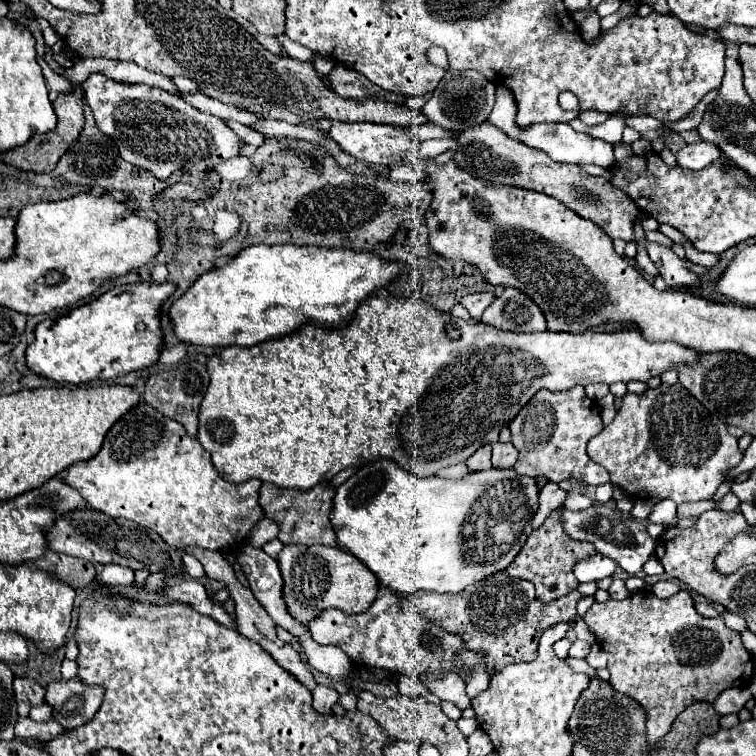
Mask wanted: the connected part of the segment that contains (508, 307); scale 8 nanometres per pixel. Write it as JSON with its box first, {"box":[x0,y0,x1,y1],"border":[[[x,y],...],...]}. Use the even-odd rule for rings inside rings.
{"box":[483,287,547,333],"border":[[[507,287],[499,297],[495,297],[495,301],[483,313],[483,323],[515,333],[547,329],[539,307],[525,293],[513,287]]]}

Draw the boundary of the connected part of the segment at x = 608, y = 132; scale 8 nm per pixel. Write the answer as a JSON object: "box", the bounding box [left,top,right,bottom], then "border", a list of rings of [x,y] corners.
{"box":[571,117,625,145],"border":[[[609,117],[609,119],[607,119],[605,123],[601,123],[601,125],[587,127],[587,125],[583,125],[583,121],[575,119],[575,121],[571,121],[571,127],[573,127],[575,131],[589,133],[591,137],[597,137],[597,139],[603,139],[603,141],[615,145],[615,143],[621,143],[621,133],[623,133],[625,121],[623,121],[623,117]]]}

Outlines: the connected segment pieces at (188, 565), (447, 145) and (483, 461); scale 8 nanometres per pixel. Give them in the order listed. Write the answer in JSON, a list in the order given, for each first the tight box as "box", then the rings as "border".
[{"box":[181,552,205,580],"border":[[[181,552],[181,558],[185,565],[185,571],[190,577],[200,580],[205,576],[202,564],[193,555]]]},{"box":[419,139,457,159],"border":[[[431,139],[431,141],[421,143],[419,155],[421,155],[421,159],[425,159],[425,157],[437,157],[445,151],[455,151],[455,149],[457,149],[455,139]]]},{"box":[467,445,491,471],"border":[[[483,445],[479,451],[475,451],[475,453],[467,459],[467,467],[469,467],[471,471],[491,469],[491,445]]]}]

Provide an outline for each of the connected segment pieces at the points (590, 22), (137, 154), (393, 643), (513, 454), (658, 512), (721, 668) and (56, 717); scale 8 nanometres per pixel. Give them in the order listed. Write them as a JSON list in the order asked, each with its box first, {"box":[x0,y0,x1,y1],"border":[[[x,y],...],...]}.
[{"box":[581,11,601,41],"border":[[[593,11],[589,13],[589,17],[585,19],[585,23],[581,25],[581,37],[587,41],[595,41],[595,37],[599,37],[601,27],[599,27],[599,15]]]},{"box":[81,73,243,179],"border":[[[93,73],[81,87],[97,127],[117,143],[121,157],[131,165],[155,173],[157,179],[167,179],[171,173],[177,173],[177,159],[181,159],[181,171],[205,173],[219,167],[225,159],[235,157],[243,145],[221,119],[193,109],[181,97],[159,87],[119,83],[103,73]]]},{"box":[309,593,493,699],"border":[[[379,593],[379,599],[359,615],[347,615],[337,609],[327,609],[319,619],[311,621],[309,631],[319,645],[341,647],[351,661],[357,665],[377,667],[393,675],[441,675],[441,673],[461,673],[465,671],[465,693],[475,699],[491,683],[493,673],[485,665],[485,653],[465,649],[463,639],[455,633],[445,633],[439,625],[419,617],[415,607],[393,595]]]},{"box":[493,443,517,469],"border":[[[495,443],[493,445],[493,467],[497,469],[511,469],[517,461],[517,449],[513,443]]]},{"box":[649,499,677,527],"border":[[[663,499],[663,501],[659,501],[659,503],[655,505],[655,509],[653,509],[649,521],[651,521],[651,523],[659,523],[659,525],[667,523],[669,527],[671,527],[671,525],[677,525],[675,511],[677,511],[677,503]]]},{"box":[585,591,753,741],"border":[[[651,591],[631,593],[623,601],[593,603],[585,621],[607,651],[611,687],[633,697],[647,709],[647,741],[661,741],[675,717],[697,701],[713,703],[723,689],[741,685],[753,675],[753,657],[741,643],[741,633],[725,625],[723,617],[701,617],[687,591],[659,599]]]},{"box":[45,677,103,729],"border":[[[77,677],[71,681],[51,681],[47,685],[45,703],[53,707],[51,719],[63,729],[73,729],[89,723],[103,701],[103,689],[81,683]]]}]

